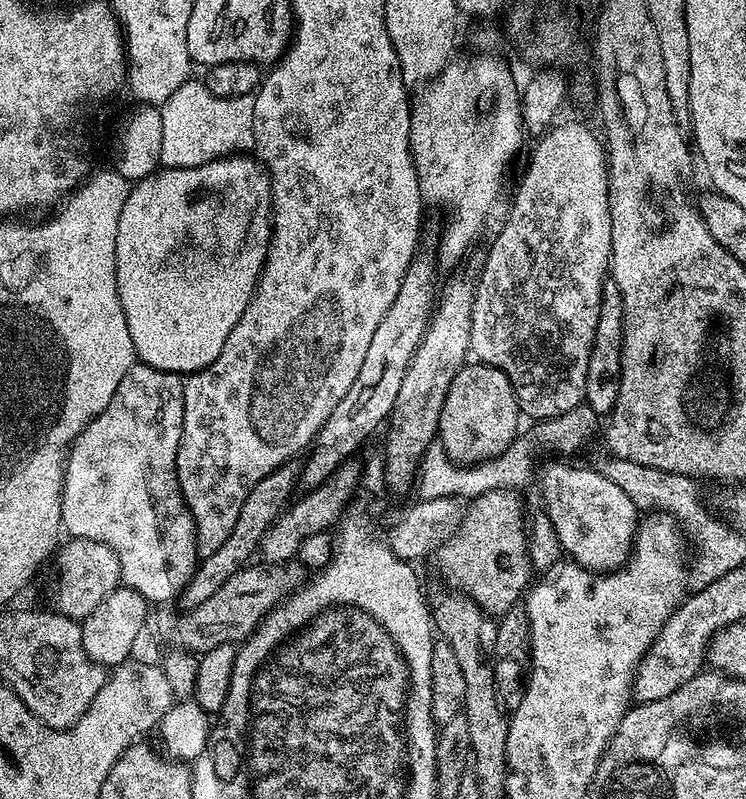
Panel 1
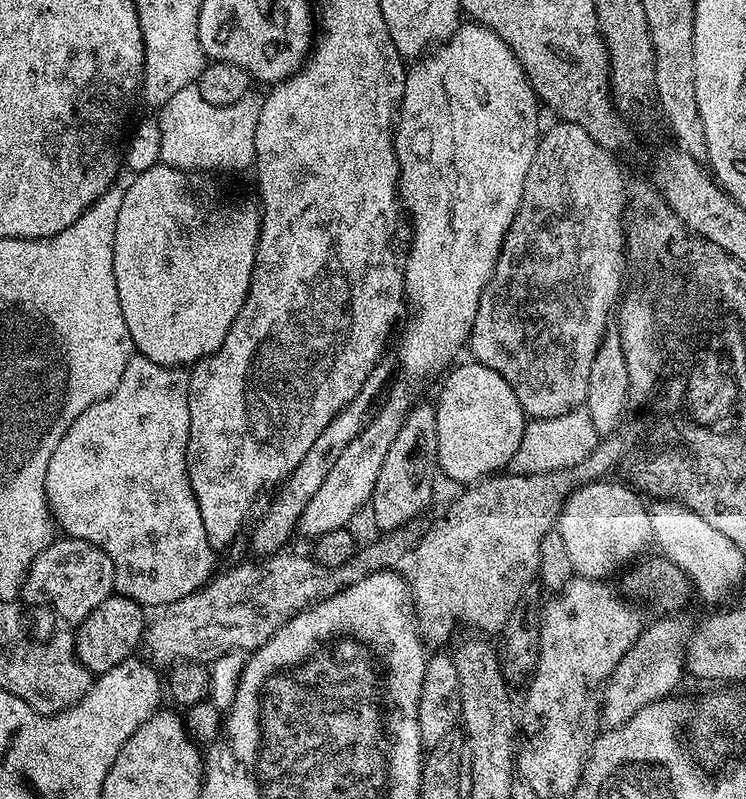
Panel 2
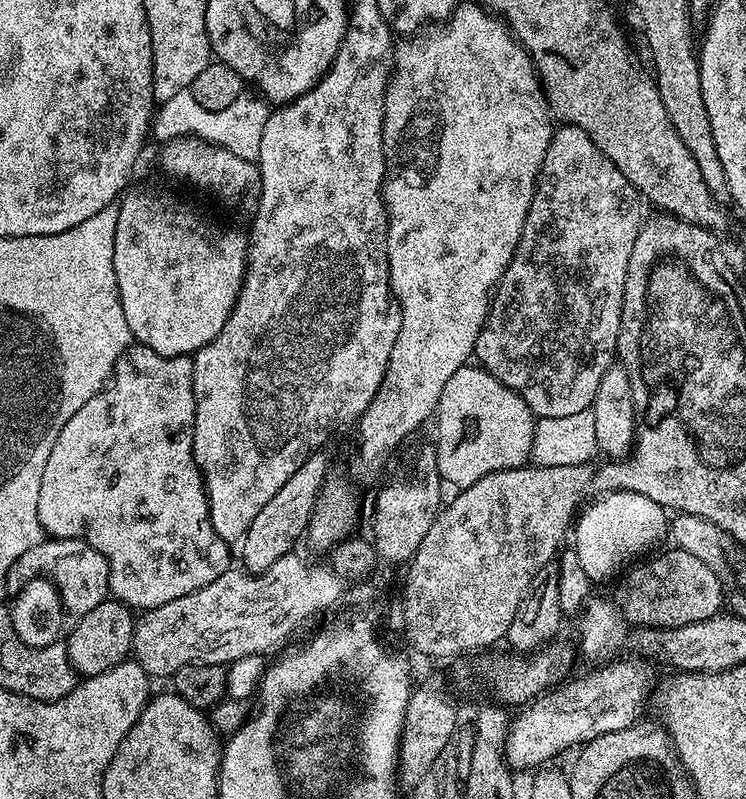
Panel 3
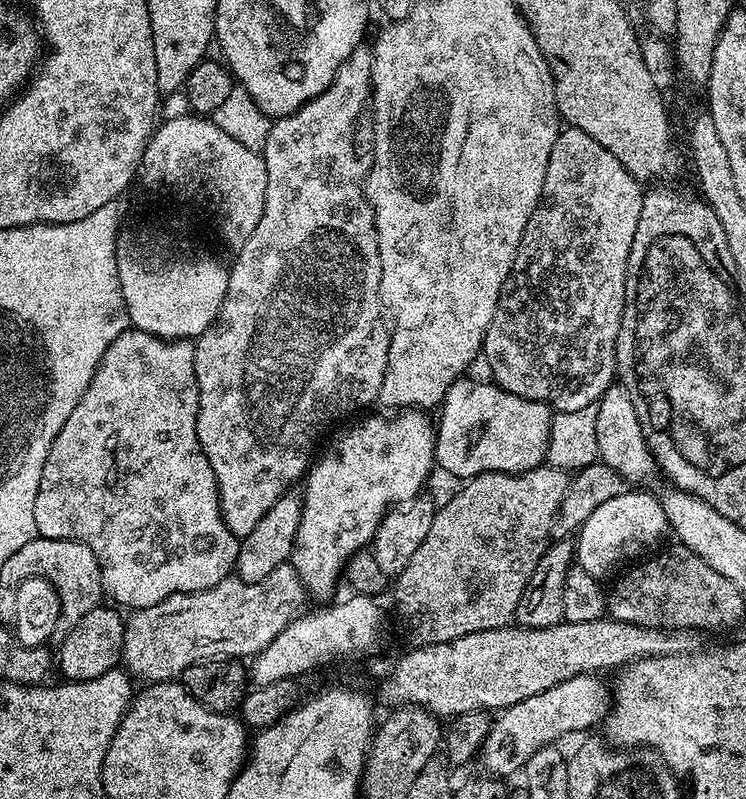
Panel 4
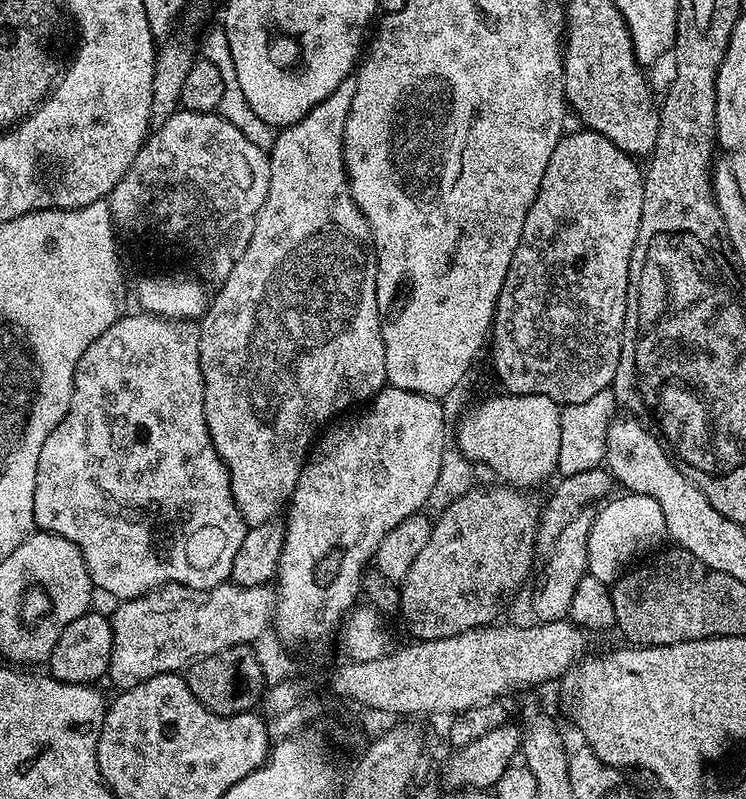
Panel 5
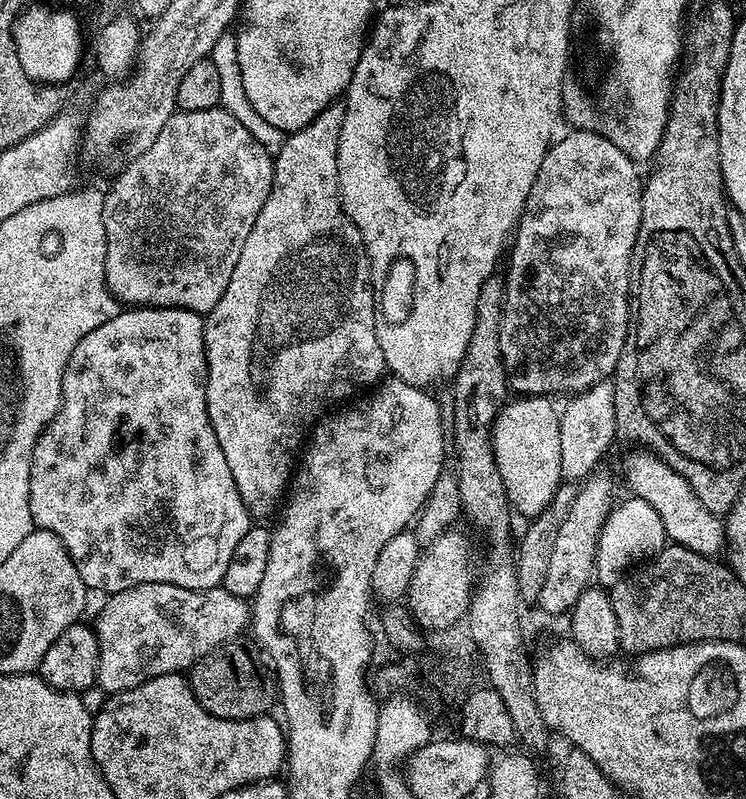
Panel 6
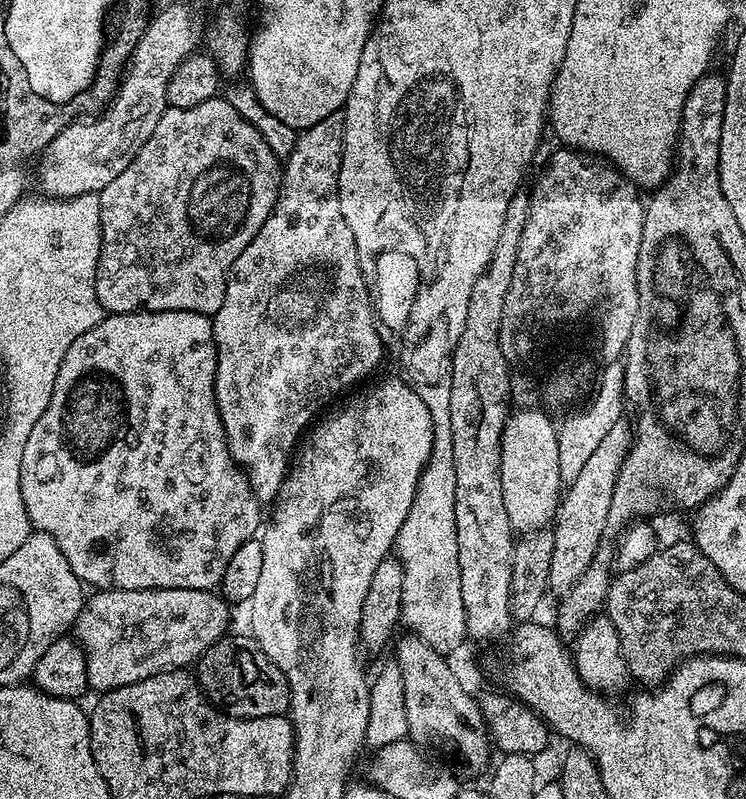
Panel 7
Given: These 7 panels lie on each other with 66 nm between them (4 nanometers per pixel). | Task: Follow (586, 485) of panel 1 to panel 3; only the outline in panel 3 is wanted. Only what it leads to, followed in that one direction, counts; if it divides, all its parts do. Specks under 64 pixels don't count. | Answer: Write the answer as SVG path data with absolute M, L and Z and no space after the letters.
M611 492L593 501L584 513L581 511L575 517L574 547L578 554L578 562L582 562L582 570L586 570L586 574L594 582L608 579L611 581L621 571L620 564L631 565L637 558L645 555L643 552L647 548L654 547L663 536L669 535L669 513L661 504L650 502L650 498L642 494Z

